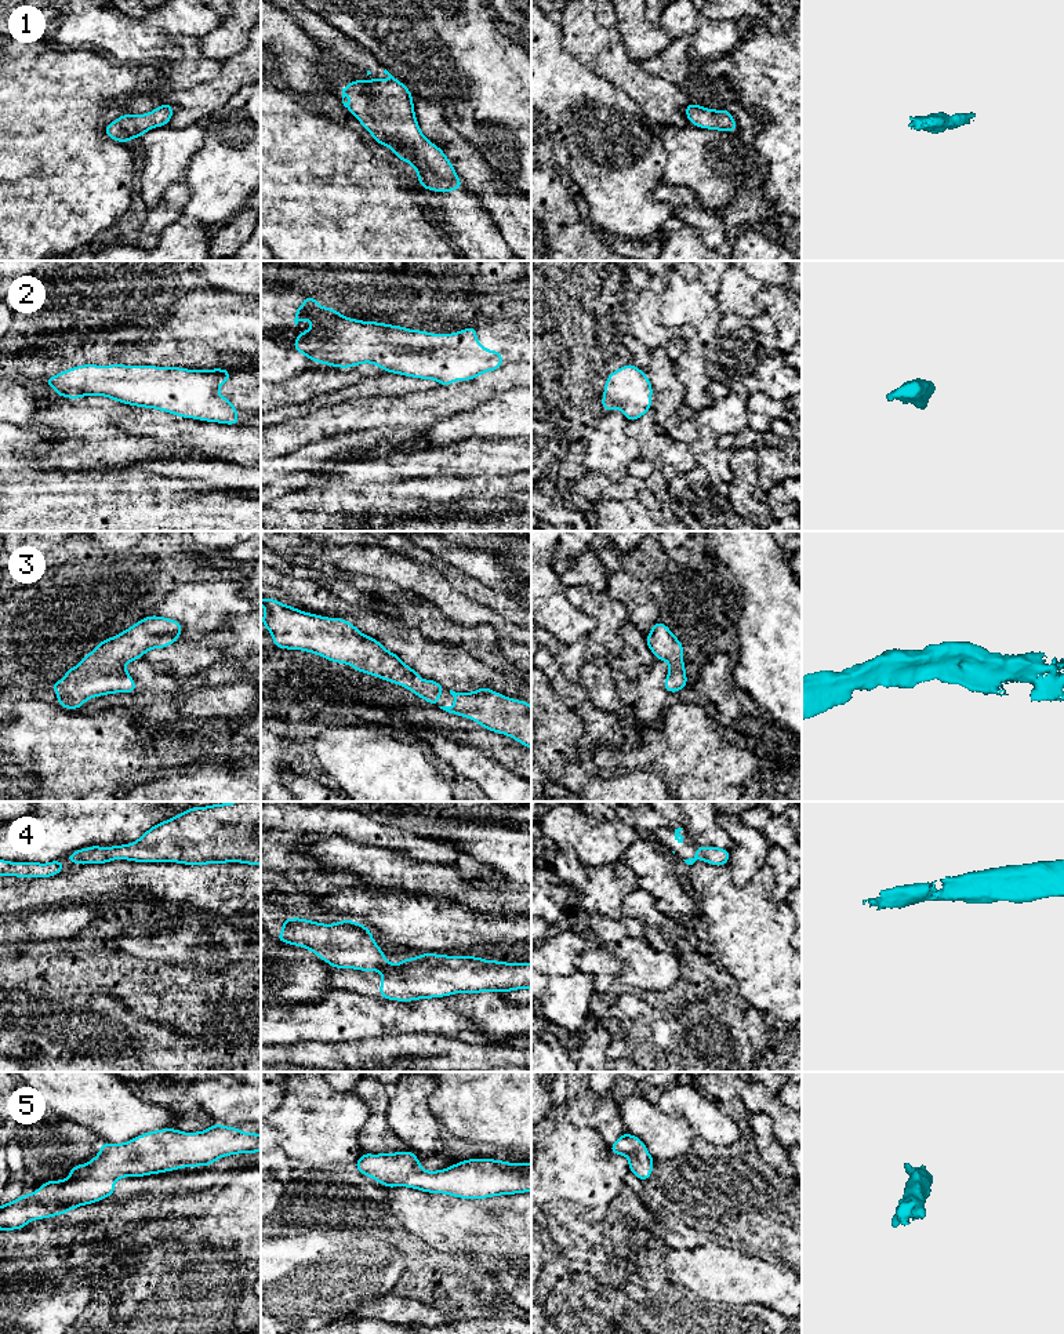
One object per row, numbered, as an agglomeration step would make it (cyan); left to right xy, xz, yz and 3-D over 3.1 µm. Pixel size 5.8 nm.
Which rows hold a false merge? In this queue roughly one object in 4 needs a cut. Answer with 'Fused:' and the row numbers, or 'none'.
Fused: none

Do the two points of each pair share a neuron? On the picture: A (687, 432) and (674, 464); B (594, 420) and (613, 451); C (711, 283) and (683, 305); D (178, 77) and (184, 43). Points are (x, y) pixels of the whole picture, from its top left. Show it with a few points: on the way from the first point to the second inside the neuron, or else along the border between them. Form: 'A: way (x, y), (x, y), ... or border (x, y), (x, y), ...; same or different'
A: border (665, 432), (675, 440), (683, 442), (692, 450); different
B: border (607, 413), (596, 425), (577, 422); different
C: border (700, 280), (701, 286), (711, 295); different
D: way (186, 69), (186, 51); same

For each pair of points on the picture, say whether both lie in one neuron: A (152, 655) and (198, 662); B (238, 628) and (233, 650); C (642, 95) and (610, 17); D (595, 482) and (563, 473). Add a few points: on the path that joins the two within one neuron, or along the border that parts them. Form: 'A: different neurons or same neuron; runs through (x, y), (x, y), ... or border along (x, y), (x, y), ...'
A: same neuron; runs through (163, 655), (181, 655), (186, 658)
B: same neuron; runs through (239, 633), (239, 644)
C: different neurons; border along (595, 14), (602, 25), (614, 26)
D: different neurons; border along (581, 475), (572, 491)

